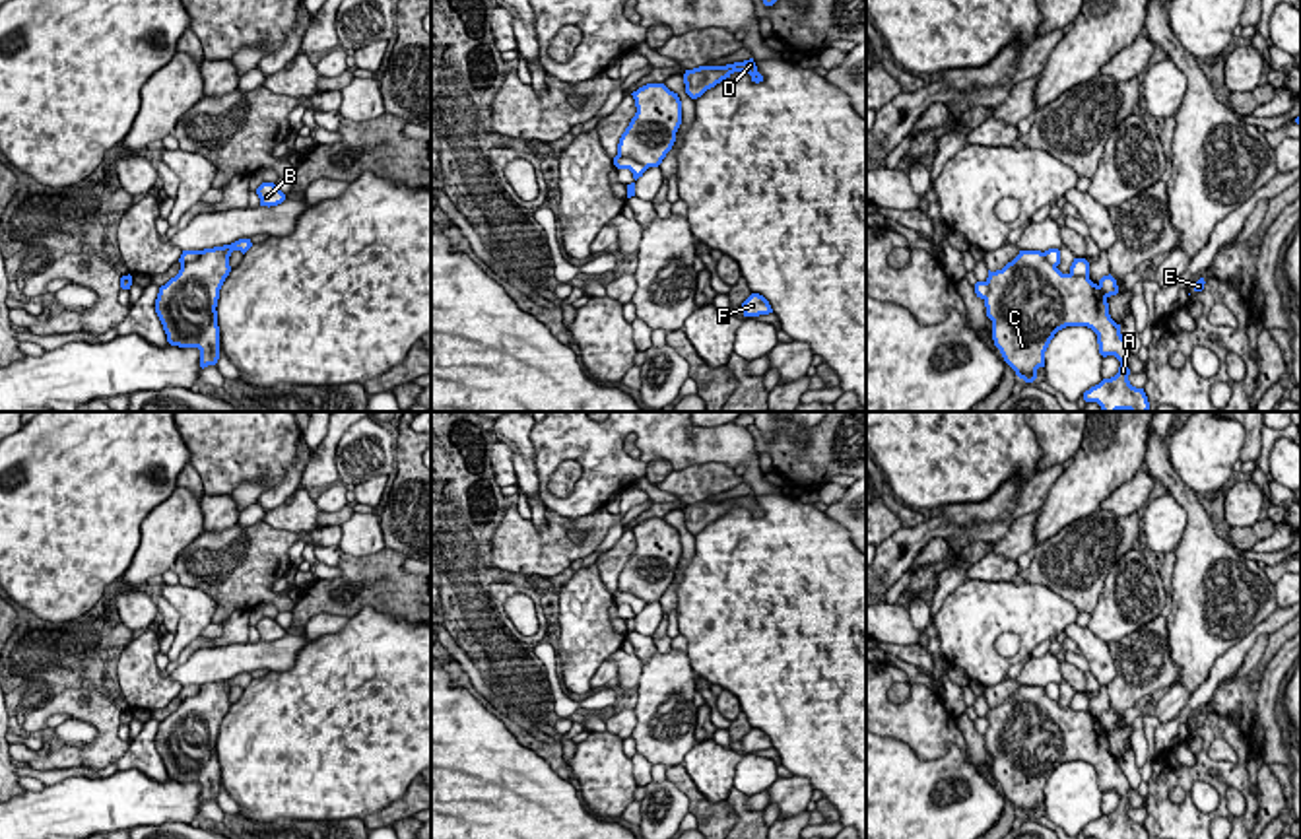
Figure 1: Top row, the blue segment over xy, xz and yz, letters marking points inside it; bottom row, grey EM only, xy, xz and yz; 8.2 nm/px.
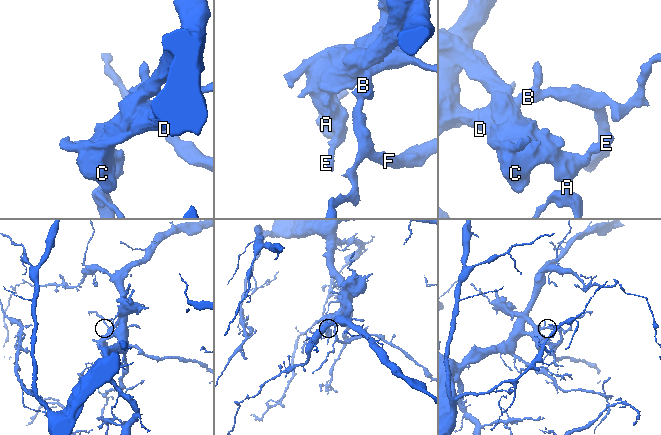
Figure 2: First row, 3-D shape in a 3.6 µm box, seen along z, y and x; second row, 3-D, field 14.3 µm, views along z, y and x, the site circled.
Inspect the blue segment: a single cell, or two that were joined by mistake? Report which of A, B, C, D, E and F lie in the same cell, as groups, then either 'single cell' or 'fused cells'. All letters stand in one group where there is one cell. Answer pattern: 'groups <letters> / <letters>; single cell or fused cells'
groups A C E / B D F; fused cells

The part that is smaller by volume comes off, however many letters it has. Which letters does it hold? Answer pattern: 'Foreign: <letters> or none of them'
Foreign: A, C, E

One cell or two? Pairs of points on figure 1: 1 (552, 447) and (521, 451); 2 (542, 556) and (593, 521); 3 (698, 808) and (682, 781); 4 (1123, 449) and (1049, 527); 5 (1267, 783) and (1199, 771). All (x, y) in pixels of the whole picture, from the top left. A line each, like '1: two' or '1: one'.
1: two
2: one
3: one
4: one
5: two

